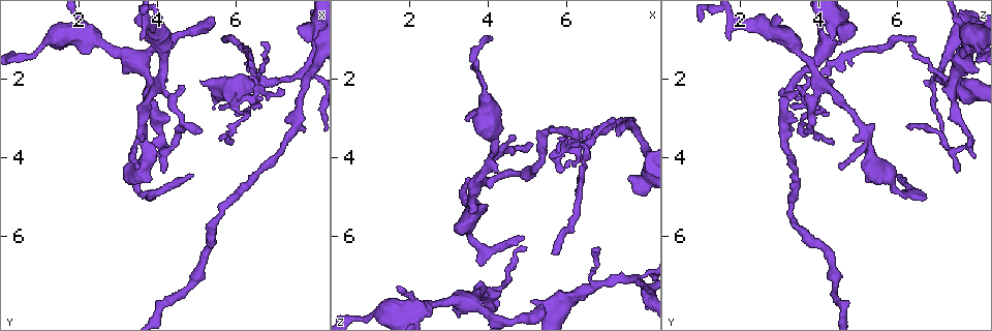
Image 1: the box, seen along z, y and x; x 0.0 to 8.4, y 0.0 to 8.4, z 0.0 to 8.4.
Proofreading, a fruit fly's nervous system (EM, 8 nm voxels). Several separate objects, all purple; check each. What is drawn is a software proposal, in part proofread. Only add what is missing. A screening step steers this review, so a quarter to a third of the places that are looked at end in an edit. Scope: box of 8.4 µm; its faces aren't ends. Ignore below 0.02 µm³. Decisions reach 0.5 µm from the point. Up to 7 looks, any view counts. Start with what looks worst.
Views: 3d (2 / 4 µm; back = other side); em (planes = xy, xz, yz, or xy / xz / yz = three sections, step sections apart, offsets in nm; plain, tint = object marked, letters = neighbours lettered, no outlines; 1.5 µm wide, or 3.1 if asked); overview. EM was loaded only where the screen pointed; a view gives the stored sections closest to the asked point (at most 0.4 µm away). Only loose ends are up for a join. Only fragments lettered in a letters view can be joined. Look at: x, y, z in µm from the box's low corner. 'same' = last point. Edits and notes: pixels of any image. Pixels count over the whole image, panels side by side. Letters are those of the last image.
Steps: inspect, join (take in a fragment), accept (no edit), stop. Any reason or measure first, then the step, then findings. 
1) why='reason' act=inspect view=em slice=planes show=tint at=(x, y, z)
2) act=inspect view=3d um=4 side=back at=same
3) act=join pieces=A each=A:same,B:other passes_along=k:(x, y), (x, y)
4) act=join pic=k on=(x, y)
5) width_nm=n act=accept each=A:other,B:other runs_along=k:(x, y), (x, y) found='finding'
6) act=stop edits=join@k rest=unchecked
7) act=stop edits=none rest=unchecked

why='thin end' act=inspect view=em slice=xy step=4 show=letters at=(5.75, 1.05, 6.40)

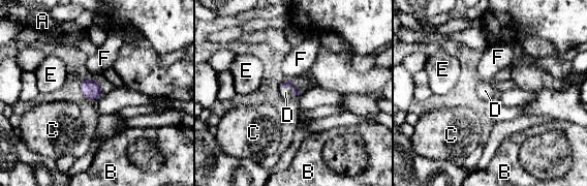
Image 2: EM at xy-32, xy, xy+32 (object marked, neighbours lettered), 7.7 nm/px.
why='cut it another way' act=inspect view=em slice=yz step=8 show=letters at=same

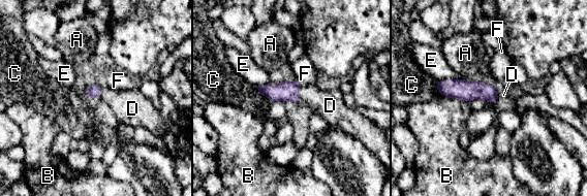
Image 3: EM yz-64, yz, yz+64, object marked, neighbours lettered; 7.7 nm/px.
longest_contact=E:200nm act=join pieces=D each=A:other,B:other,C:other,D:same,E:other,F:other passes_along=3:(288, 90), (299, 93), (329, 104) found='it goes on there'

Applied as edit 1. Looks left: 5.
why='redraw' act=inspect view=overview

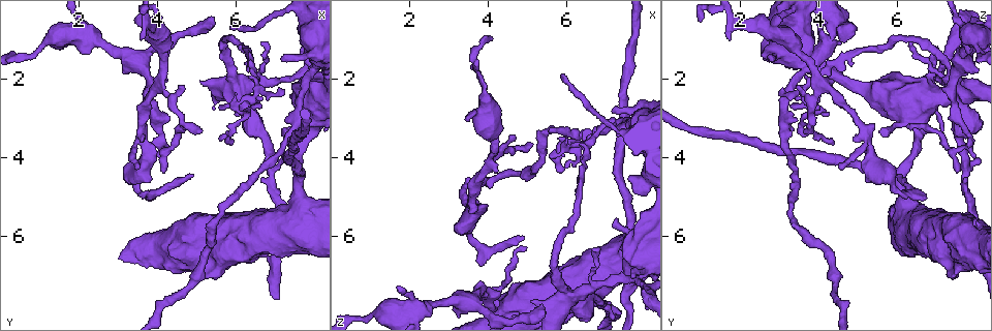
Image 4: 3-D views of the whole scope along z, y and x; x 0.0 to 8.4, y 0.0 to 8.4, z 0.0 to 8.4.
why='tapers out' act=inspect view=em slice=planes show=letters at=(5.10, 3.45, 3.65)

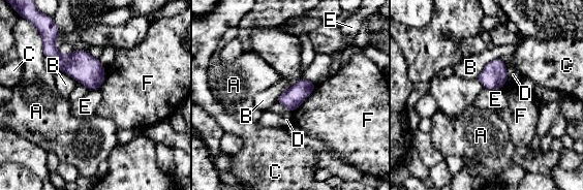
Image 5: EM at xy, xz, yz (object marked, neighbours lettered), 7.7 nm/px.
act=accept each=A:other,B:other,C:other,D:other,E:other,F:other found='none of them fits'

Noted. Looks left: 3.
why='tapers out' act=inspect view=em slice=xz step=4 show=tint at=(4.90, 4.45, 6.00)

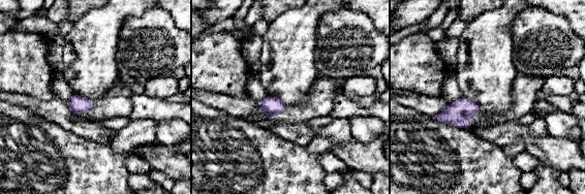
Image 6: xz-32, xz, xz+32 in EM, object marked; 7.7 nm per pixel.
act=inspect view=em slice=planes show=letters at=same

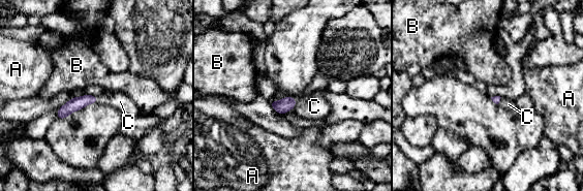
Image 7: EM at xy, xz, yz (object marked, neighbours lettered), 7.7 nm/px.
act=join pieces=C each=A:other,B:other,C:same passes_along=7:(287, 103), (295, 104), (314, 106) found='the cell continues'

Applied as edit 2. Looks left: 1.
act=stop edits=join@3,join@7 rest=unchecked

